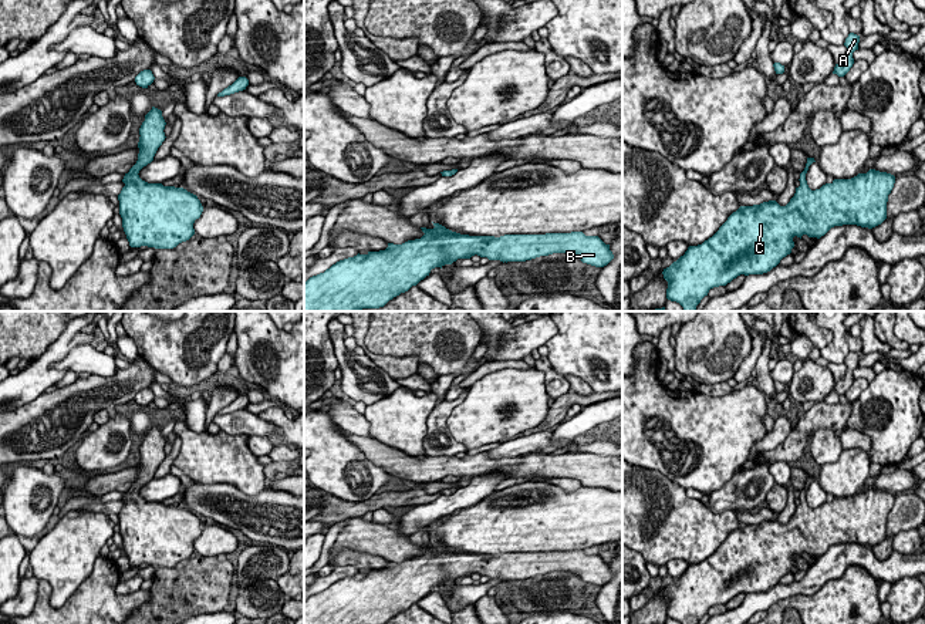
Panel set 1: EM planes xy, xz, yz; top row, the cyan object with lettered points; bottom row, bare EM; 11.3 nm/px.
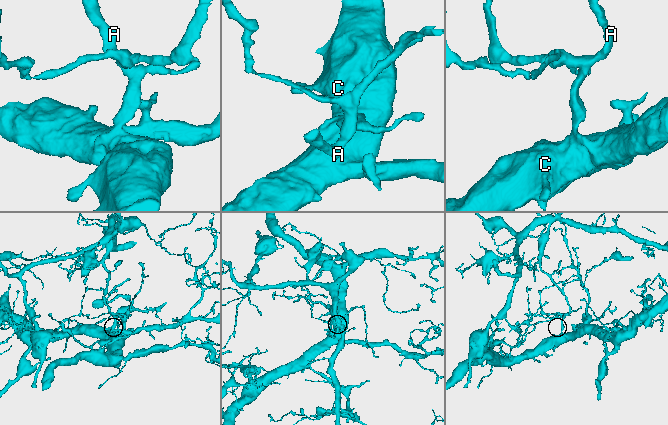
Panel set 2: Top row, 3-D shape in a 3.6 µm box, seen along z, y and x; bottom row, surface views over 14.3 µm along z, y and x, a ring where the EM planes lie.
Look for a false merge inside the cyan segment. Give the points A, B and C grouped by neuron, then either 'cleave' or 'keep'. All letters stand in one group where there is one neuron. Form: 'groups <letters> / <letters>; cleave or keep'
groups A / B C; cleave

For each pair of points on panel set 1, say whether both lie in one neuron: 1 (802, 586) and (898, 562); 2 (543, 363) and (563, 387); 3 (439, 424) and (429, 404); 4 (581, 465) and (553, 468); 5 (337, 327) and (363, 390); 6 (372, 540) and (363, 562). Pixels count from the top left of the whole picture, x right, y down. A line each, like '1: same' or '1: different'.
1: same
2: same
3: different
4: same
5: same
6: different

